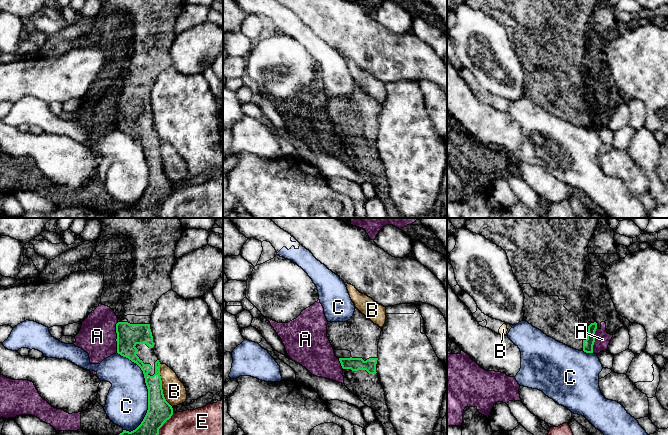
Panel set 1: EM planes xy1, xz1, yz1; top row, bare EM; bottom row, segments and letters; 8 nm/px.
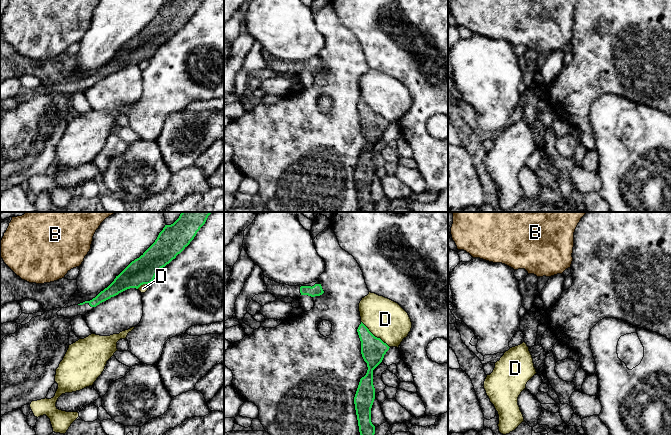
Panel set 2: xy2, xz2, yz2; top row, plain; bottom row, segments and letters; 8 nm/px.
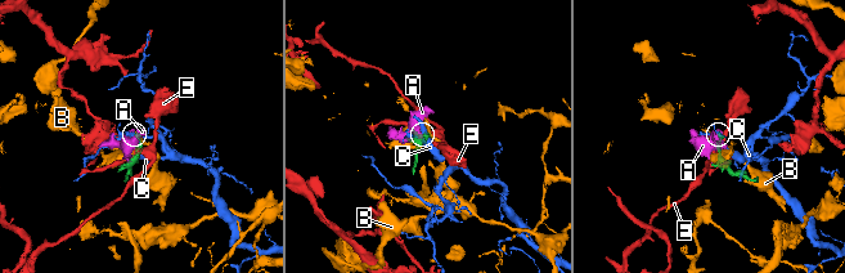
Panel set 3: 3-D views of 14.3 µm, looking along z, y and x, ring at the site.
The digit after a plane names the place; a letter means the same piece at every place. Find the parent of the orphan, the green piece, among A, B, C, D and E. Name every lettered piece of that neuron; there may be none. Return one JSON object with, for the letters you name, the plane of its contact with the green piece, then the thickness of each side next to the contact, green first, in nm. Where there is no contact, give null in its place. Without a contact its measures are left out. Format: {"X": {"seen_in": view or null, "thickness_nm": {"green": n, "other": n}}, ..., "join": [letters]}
{"join": []}

